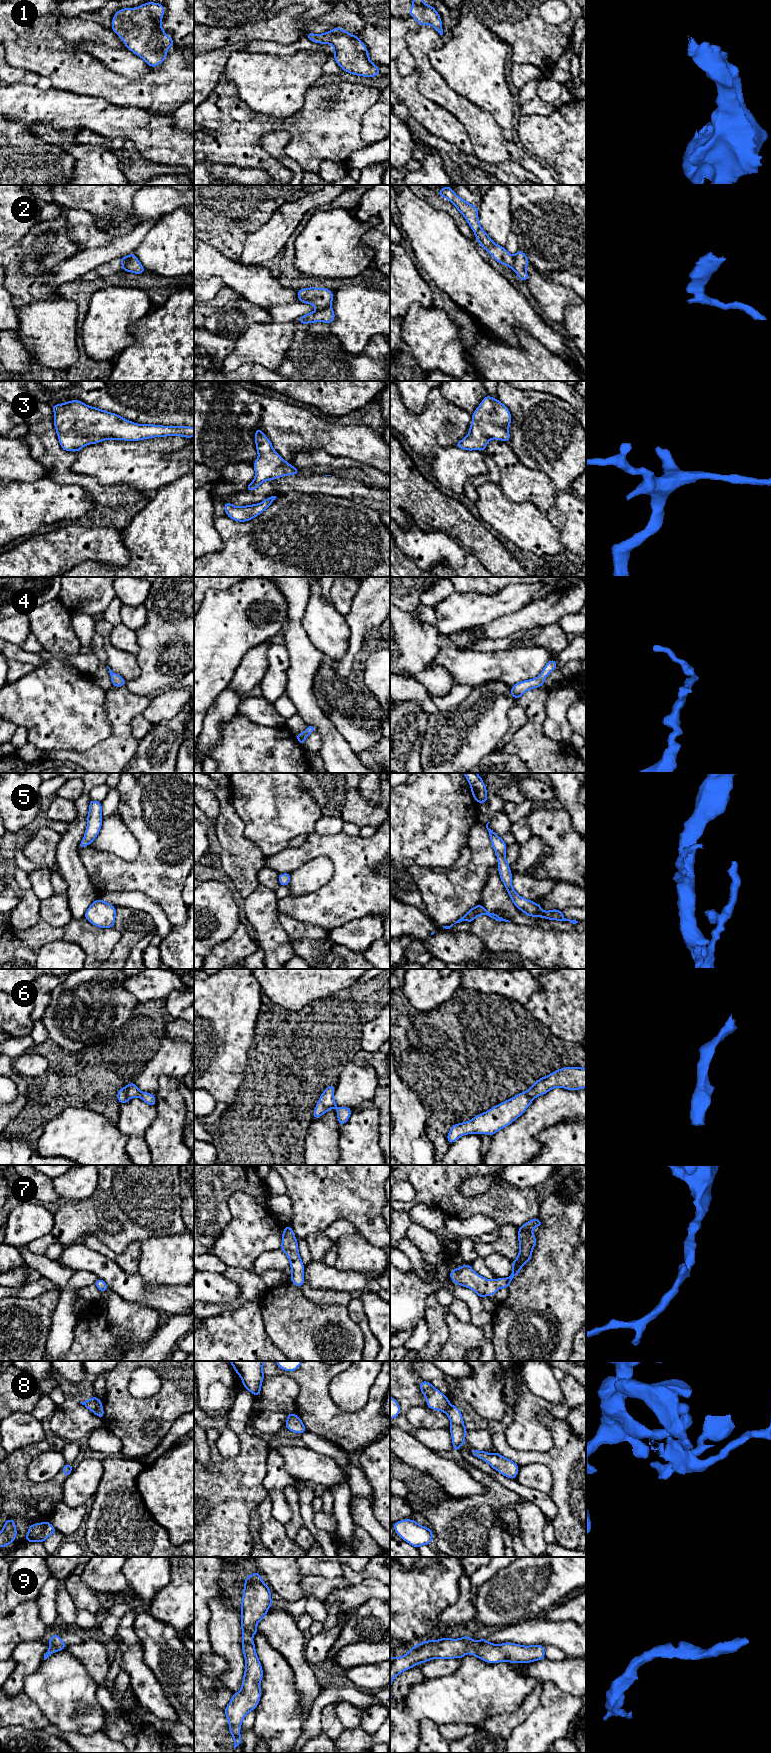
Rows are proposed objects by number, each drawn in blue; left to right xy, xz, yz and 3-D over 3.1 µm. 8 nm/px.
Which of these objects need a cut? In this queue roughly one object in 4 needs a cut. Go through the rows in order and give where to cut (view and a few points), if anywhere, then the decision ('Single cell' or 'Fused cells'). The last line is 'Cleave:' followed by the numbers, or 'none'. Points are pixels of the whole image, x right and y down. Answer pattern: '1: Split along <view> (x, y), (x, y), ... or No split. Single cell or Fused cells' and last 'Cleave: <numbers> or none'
1: No split. Single cell
2: Split along xz (330, 304), (317, 310). Fused cells
3: No split. Single cell
4: No split. Single cell
5: No split. Single cell
6: No split. Single cell
7: No split. Single cell
8: Split along xy (101, 1404), (93, 1412). Fused cells
9: No split. Single cell
Cleave: 2, 8

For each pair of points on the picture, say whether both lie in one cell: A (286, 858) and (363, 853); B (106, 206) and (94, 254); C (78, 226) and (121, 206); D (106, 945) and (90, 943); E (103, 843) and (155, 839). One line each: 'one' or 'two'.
A: one
B: two
C: two
D: one
E: two

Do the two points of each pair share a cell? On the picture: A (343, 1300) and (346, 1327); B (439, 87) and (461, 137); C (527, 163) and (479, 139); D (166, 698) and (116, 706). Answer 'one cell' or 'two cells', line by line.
A: two cells
B: two cells
C: one cell
D: two cells

